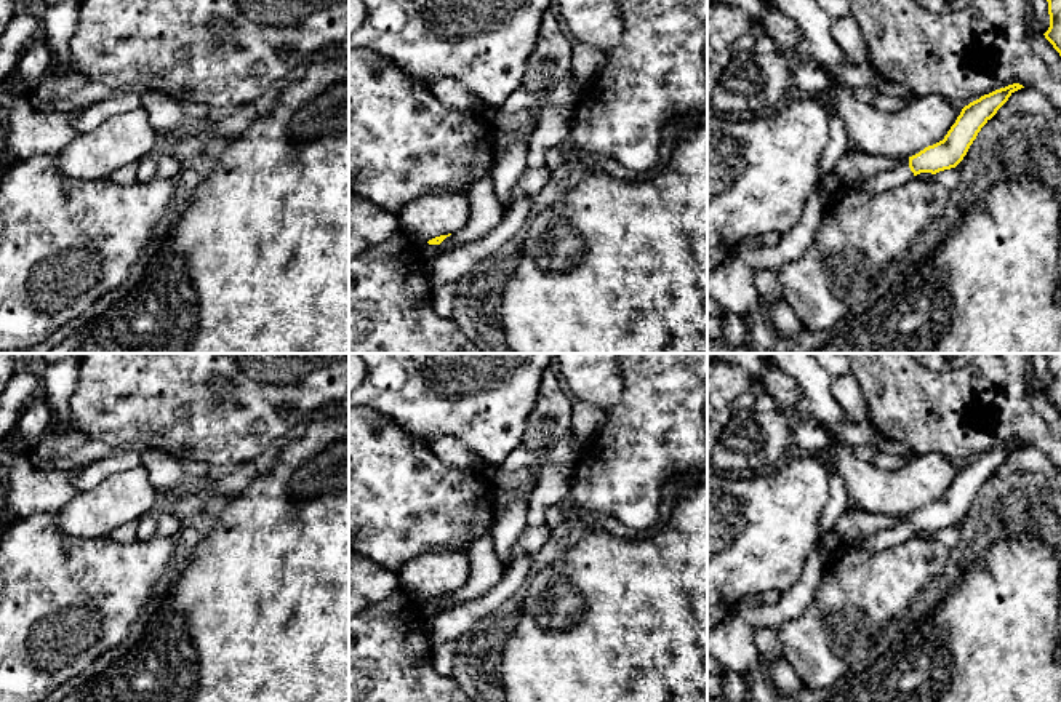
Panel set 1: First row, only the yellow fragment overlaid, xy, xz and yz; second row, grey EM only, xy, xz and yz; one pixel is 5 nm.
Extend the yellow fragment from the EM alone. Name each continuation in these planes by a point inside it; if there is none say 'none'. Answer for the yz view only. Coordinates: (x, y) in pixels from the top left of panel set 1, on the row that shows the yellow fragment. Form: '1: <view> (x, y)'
1: yz (834, 187)

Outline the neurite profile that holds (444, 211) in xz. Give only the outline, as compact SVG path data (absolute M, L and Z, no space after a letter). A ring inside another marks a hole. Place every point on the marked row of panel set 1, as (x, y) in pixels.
M434 190L406 205L400 213L400 230L410 238L429 240L459 232L469 222L469 195L458 190Z

